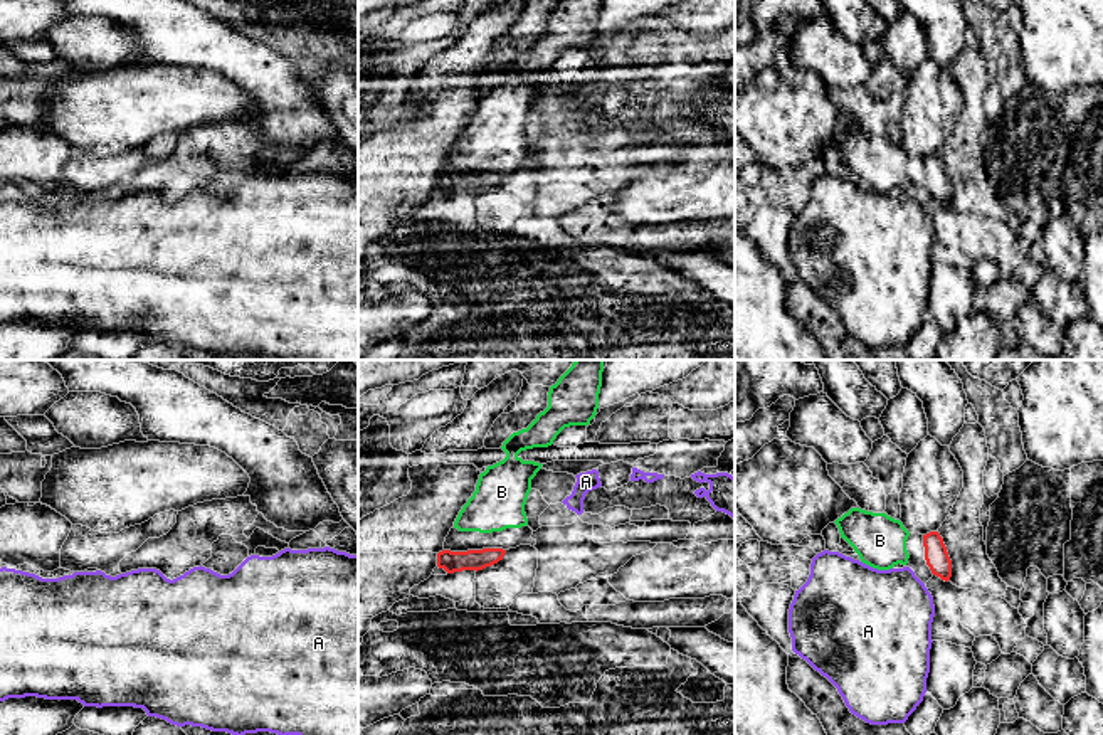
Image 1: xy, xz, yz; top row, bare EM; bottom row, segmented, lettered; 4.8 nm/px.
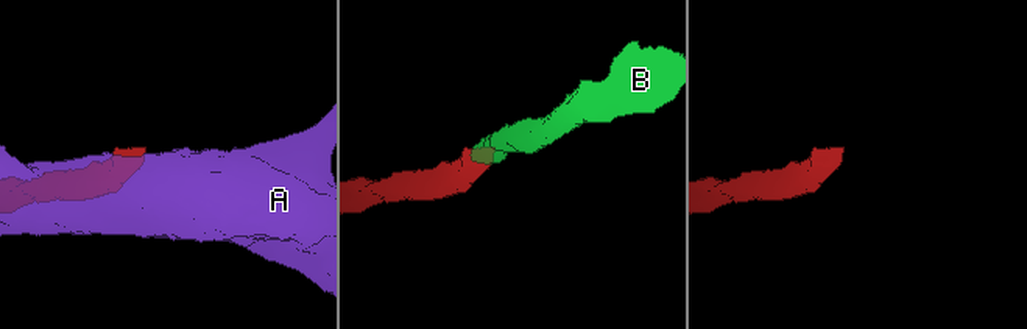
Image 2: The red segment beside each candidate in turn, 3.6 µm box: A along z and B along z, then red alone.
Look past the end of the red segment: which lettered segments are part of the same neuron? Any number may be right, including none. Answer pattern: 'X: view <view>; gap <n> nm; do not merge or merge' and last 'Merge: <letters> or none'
A: view yz; gap 70 nm; do not merge
B: view yz; gap 70 nm; merge
Merge: B

